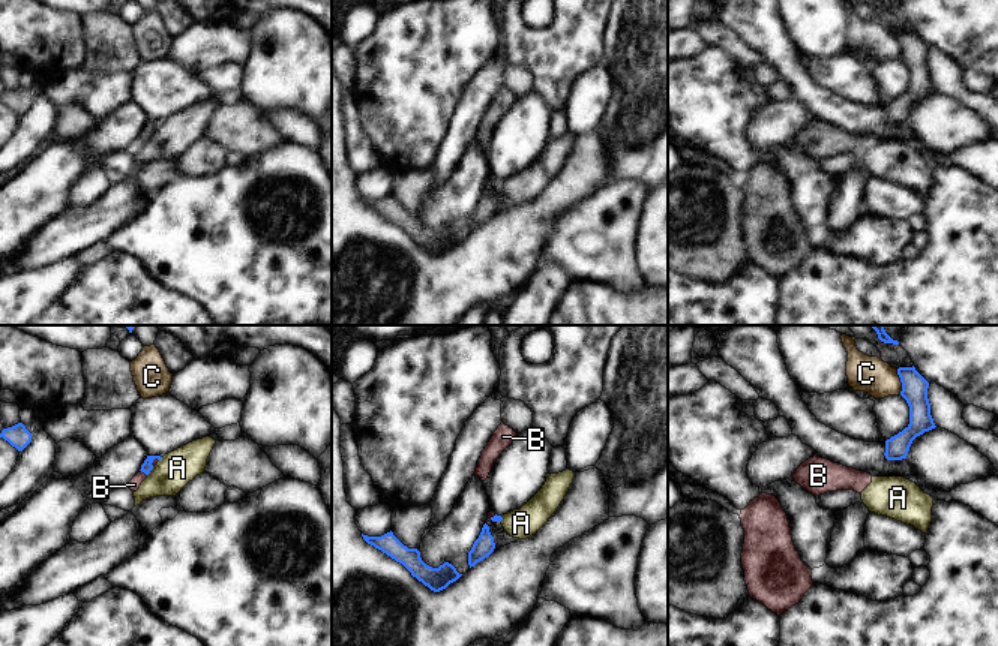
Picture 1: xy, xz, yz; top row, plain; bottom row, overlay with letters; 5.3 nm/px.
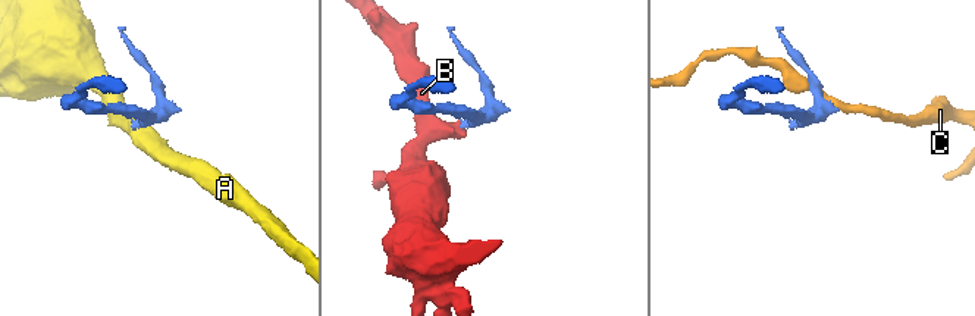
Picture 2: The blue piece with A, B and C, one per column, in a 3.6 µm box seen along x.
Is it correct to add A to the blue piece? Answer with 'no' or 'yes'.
no

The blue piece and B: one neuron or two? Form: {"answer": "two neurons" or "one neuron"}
{"answer": "one neuron"}

